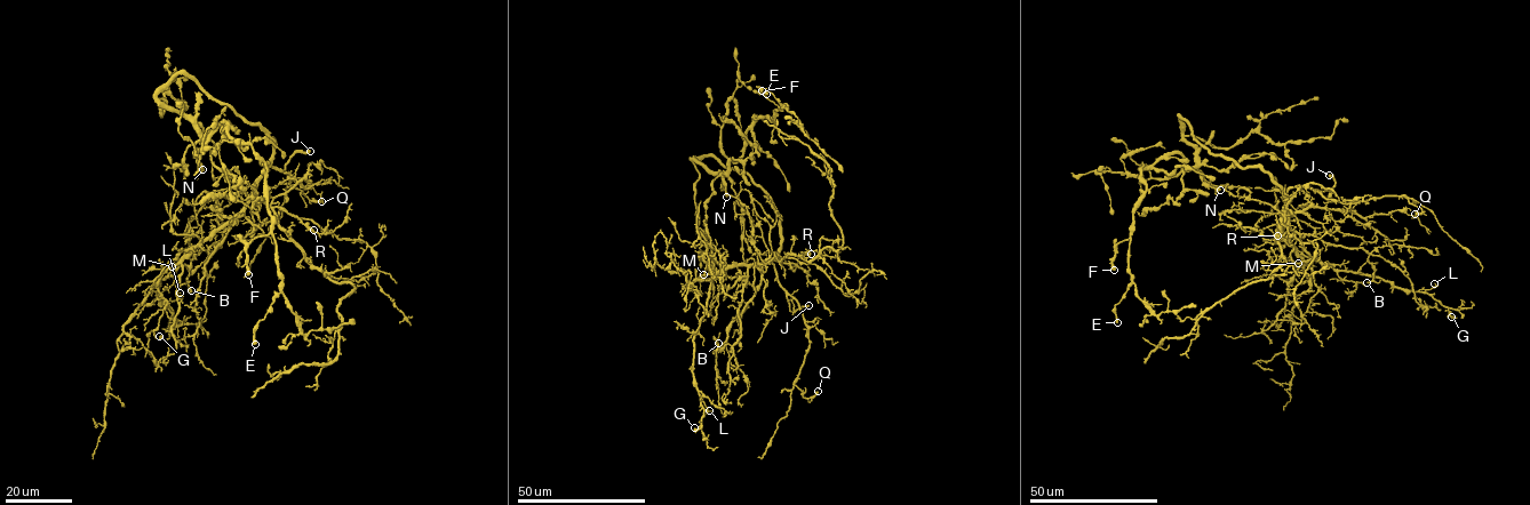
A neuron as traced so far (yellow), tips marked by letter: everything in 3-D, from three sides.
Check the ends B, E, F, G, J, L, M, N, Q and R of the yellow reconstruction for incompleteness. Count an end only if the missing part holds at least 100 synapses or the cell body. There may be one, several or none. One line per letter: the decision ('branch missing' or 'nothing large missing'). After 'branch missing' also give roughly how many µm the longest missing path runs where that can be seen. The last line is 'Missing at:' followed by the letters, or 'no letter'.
B: nothing large missing
E: nothing large missing
F: nothing large missing
G: nothing large missing
J: branch missing; about 25 µm are missing
L: nothing large missing
M: nothing large missing
N: nothing large missing
Q: nothing large missing
R: nothing large missing
Missing at: J

